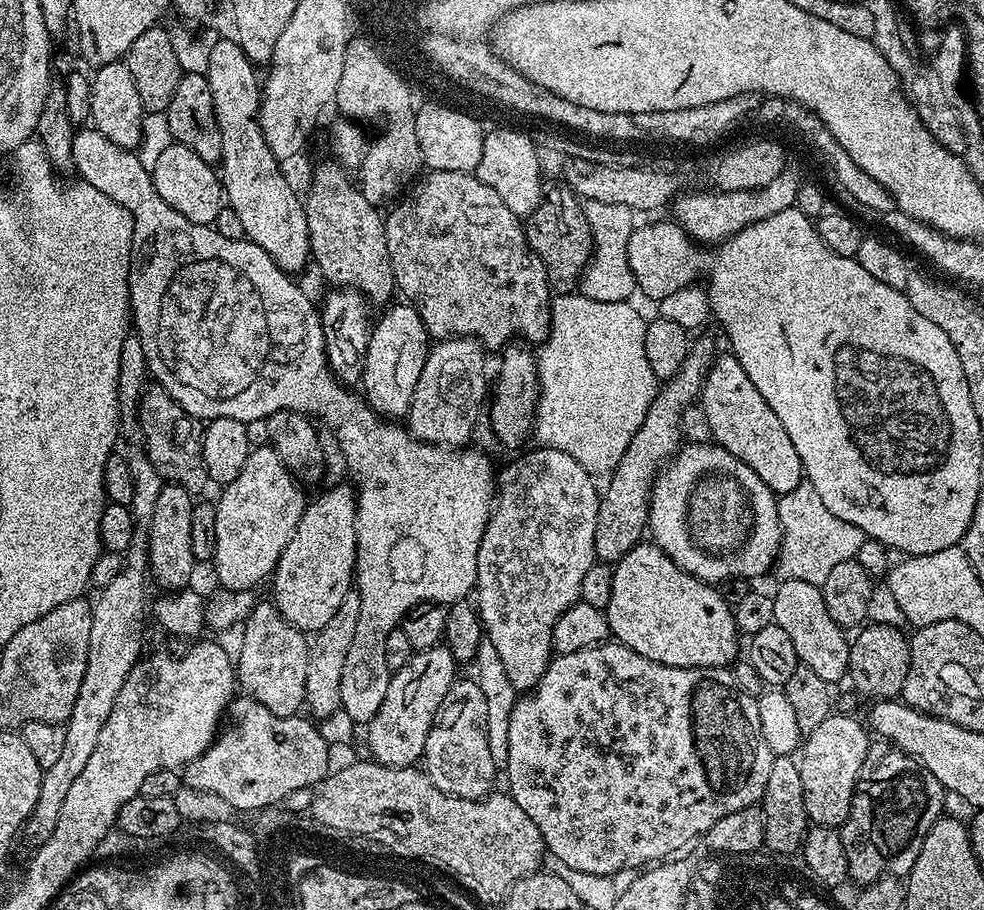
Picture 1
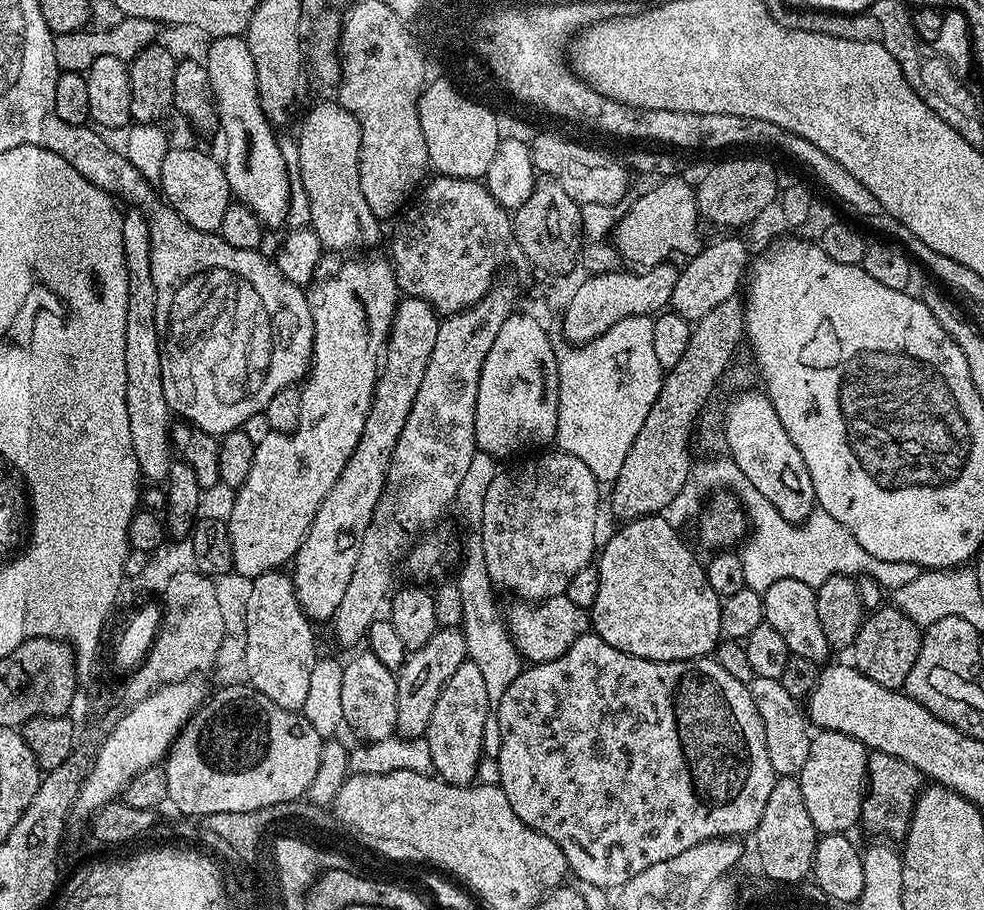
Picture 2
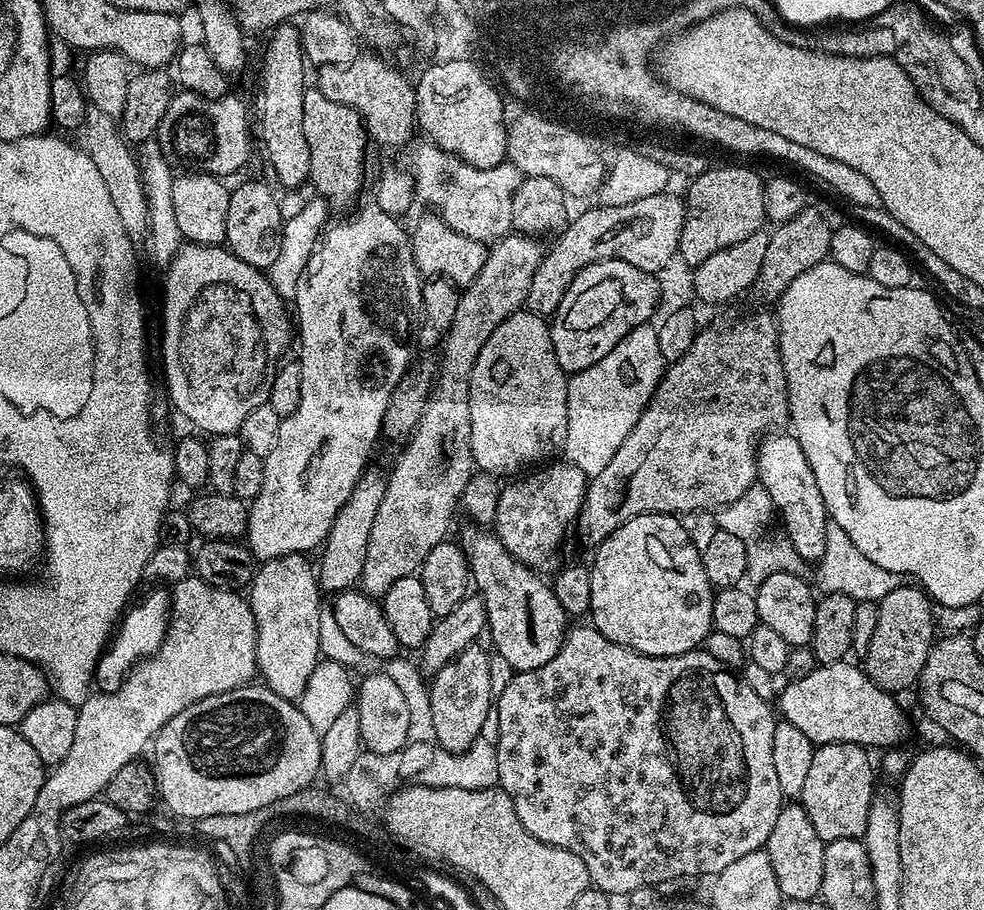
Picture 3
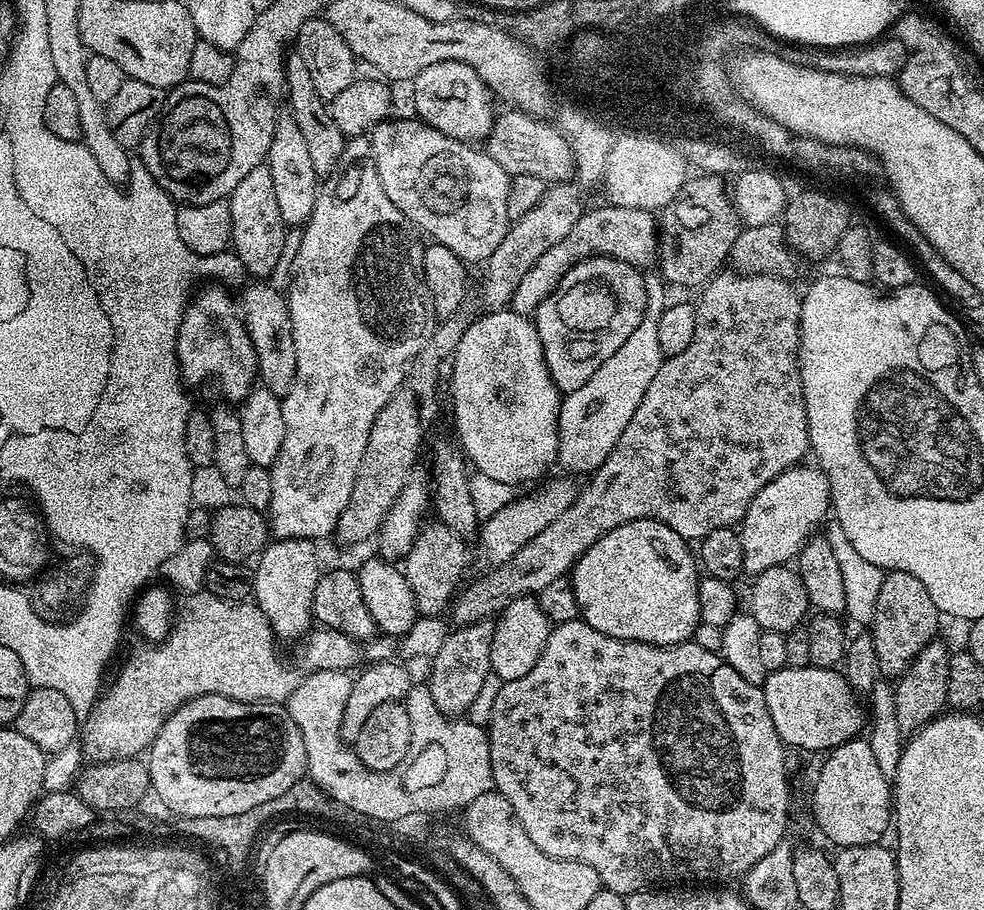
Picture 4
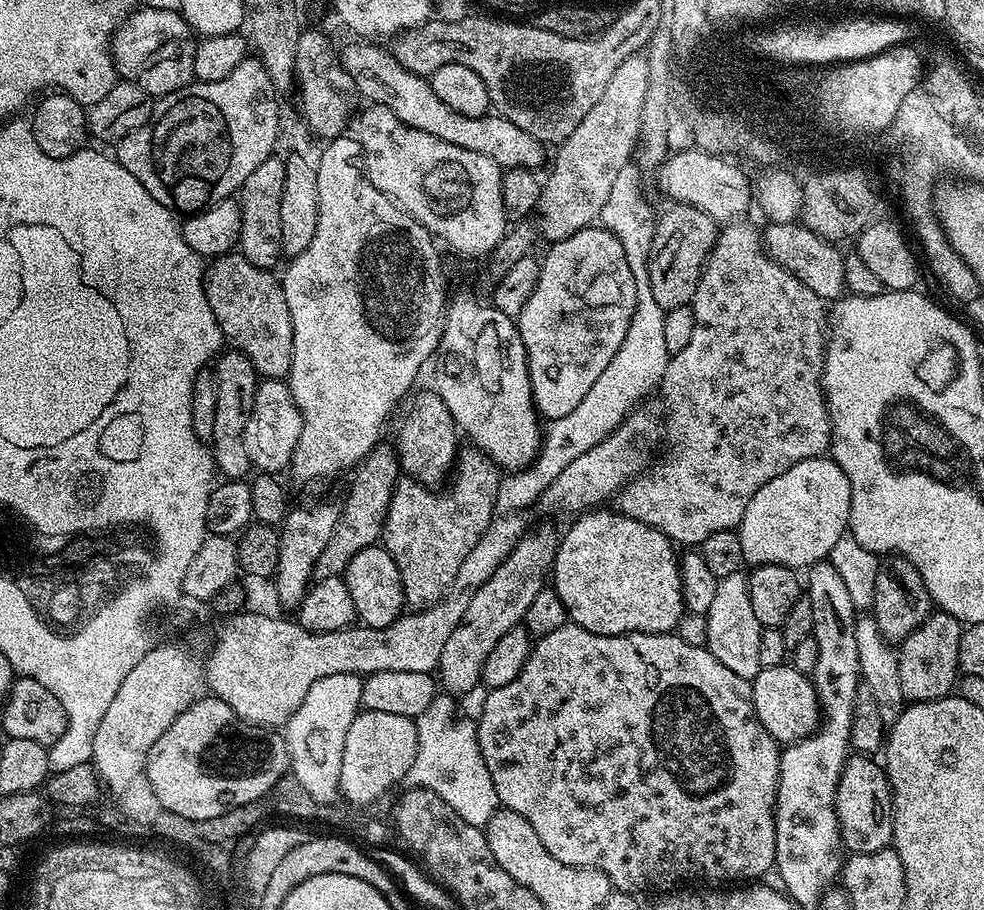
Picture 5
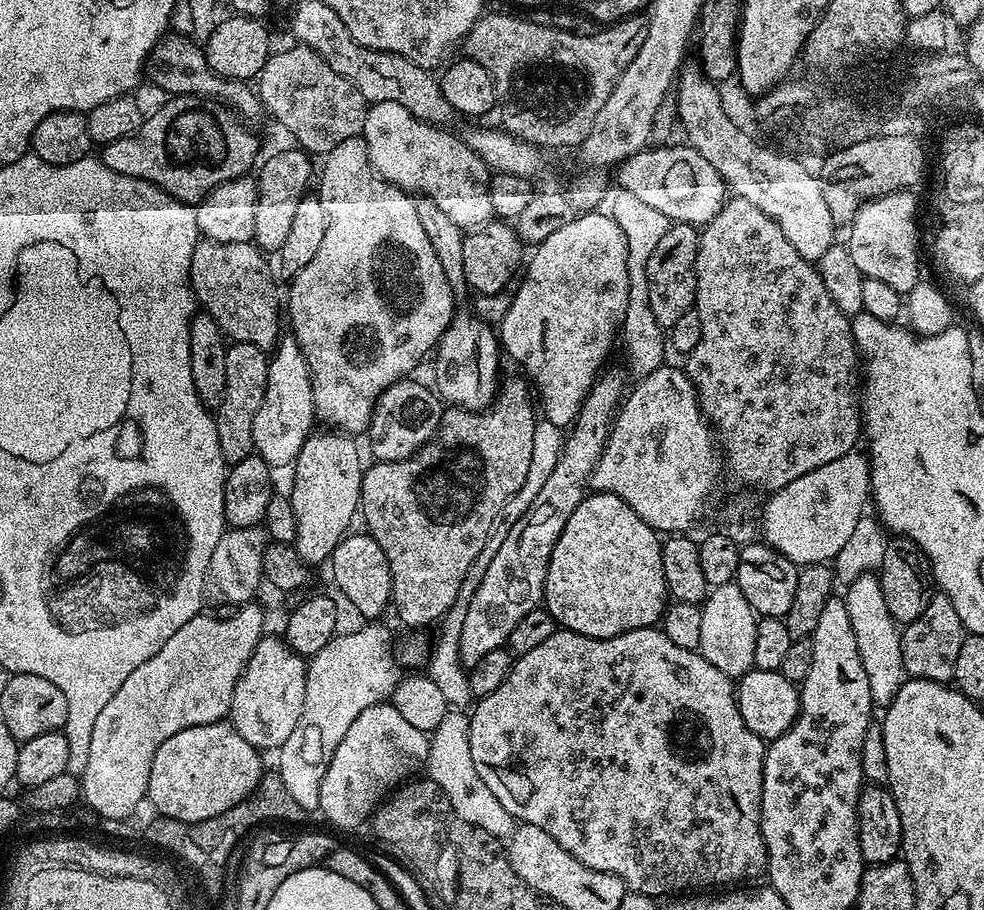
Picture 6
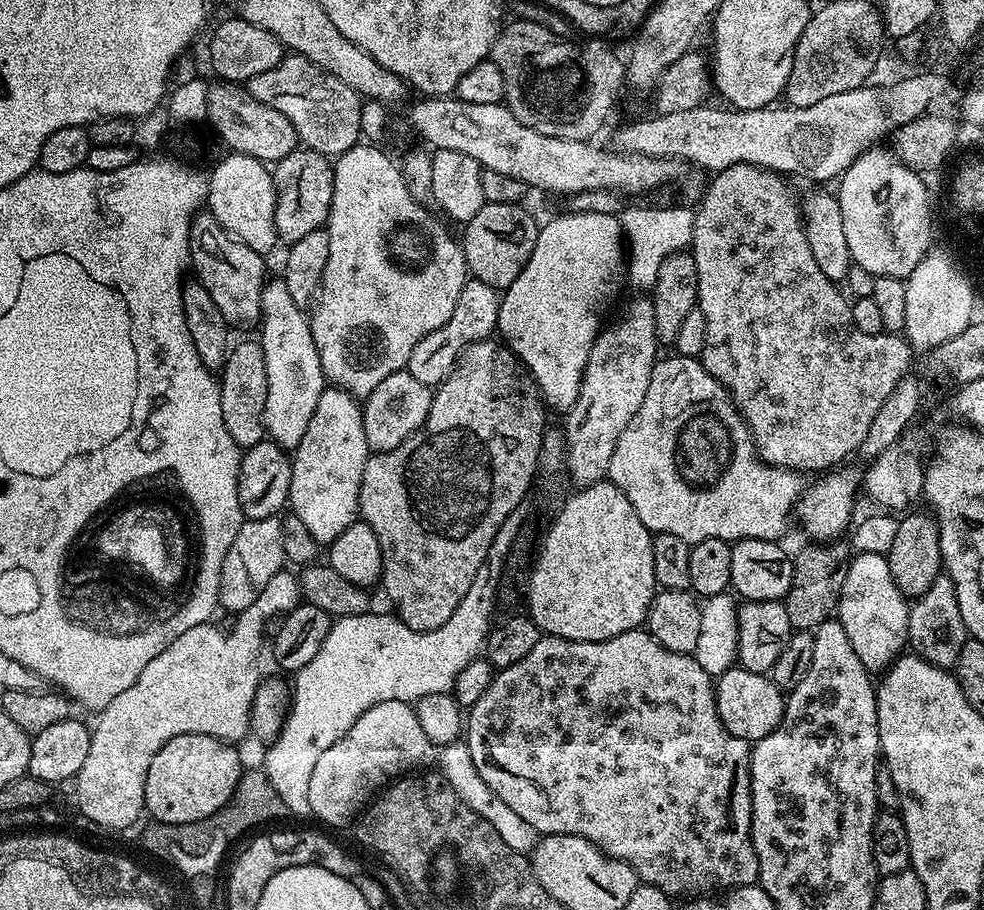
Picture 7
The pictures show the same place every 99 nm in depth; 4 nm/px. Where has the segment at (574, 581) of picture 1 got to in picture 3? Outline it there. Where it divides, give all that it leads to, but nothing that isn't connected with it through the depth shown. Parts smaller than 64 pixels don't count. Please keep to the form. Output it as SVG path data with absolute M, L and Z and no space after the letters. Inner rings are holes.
M549 463L505 483L496 500L494 531L502 546L521 564L533 570L545 570L556 560L568 531L573 531L584 507L586 477L578 466ZM548 467L549 468L544 468ZM537 471L537 472L536 472ZM532 472L532 473L531 473ZM524 476L524 477L523 477ZM516 480L516 481L515 481ZM508 484L508 485L506 485Z

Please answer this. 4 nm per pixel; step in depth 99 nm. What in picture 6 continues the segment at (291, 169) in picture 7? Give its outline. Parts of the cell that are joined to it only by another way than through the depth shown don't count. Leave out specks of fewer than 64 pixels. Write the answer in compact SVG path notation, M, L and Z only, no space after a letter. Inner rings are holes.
M299 146L284 148L276 152L264 165L261 163L260 176L255 177L258 190L258 206L254 216L254 234L252 240L257 248L265 254L279 253L282 242L290 235L290 225L294 222L294 214L298 210L298 202L309 191L308 183L313 183L313 157Z

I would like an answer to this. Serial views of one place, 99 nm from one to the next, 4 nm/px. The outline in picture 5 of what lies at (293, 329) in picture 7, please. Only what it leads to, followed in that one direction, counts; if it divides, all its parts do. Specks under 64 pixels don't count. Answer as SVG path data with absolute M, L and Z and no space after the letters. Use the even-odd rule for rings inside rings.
M261 379L256 386L250 422L246 422L246 454L250 454L252 468L257 473L283 473L283 468L285 471L292 463L298 434L302 434L302 418L287 383L283 379Z

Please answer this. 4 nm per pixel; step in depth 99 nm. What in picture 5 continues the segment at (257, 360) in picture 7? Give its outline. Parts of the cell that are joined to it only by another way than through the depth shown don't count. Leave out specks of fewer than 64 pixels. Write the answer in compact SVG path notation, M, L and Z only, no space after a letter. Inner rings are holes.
M221 351L214 360L218 402L214 410L214 434L210 447L215 467L219 475L220 472L224 475L221 477L228 480L244 480L252 468L250 454L246 454L246 422L250 422L250 410L254 410L258 373L250 358L246 358L243 352L231 351Z

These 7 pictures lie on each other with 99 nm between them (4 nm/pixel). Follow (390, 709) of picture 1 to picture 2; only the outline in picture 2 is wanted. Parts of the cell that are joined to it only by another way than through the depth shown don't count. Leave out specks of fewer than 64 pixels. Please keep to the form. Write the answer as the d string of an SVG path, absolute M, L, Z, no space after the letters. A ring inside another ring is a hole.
M437 627L434 638L430 638L426 646L409 655L396 678L398 686L396 732L401 737L420 738L427 733L430 714L434 714L434 706L442 690L450 682L454 670L458 670L458 666L462 666L462 662L466 659L468 659L466 638L459 627Z

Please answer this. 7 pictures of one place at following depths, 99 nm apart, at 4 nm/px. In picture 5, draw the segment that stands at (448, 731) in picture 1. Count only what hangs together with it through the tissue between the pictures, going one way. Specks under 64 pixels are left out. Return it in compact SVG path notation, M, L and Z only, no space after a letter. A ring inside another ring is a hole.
M548 524L534 529L533 532L532 529L525 531L522 539L514 546L514 550L510 550L506 562L502 562L502 566L498 566L498 570L494 570L490 582L483 584L478 590L478 594L474 594L474 598L470 598L470 606L466 606L466 614L462 614L462 622L458 622L454 634L450 634L446 647L442 649L438 680L445 693L463 694L481 683L482 666L486 662L490 650L494 650L494 646L498 646L498 638L502 638L502 634L506 634L523 621L526 610L530 610L530 602L534 602L534 598L538 598L538 594L546 586L546 581L552 571L552 564L556 561L556 551L560 549L560 538L561 533L555 532Z

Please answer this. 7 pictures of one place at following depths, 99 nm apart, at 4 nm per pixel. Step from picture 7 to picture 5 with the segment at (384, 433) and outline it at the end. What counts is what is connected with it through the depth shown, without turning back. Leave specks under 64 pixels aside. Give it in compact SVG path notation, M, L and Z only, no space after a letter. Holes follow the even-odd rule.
M416 390L403 401L402 408L405 408L404 417L396 428L396 444L394 443L401 473L407 479L423 484L425 488L443 485L446 477L453 471L458 449L462 444L454 418L450 410L446 410L446 402L442 402L435 390Z

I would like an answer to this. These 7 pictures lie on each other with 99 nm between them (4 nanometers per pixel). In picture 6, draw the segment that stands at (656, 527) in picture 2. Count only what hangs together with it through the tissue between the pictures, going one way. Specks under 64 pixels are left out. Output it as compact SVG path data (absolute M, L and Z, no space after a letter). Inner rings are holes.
M609 492L585 495L578 510L570 514L570 522L566 522L566 530L562 530L550 554L543 607L561 629L586 634L590 638L614 638L630 630L659 625L670 600L666 578L662 574L661 543L656 529L642 522L622 498Z

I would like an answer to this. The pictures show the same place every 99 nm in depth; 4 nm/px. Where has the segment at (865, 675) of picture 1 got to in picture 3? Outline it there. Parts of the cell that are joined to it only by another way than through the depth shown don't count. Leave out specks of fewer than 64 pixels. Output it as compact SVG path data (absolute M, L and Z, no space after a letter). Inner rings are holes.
M912 582L890 590L886 598L878 601L878 626L874 626L874 638L870 638L870 650L862 657L862 667L882 690L901 694L919 681L937 635L932 608L928 593Z

